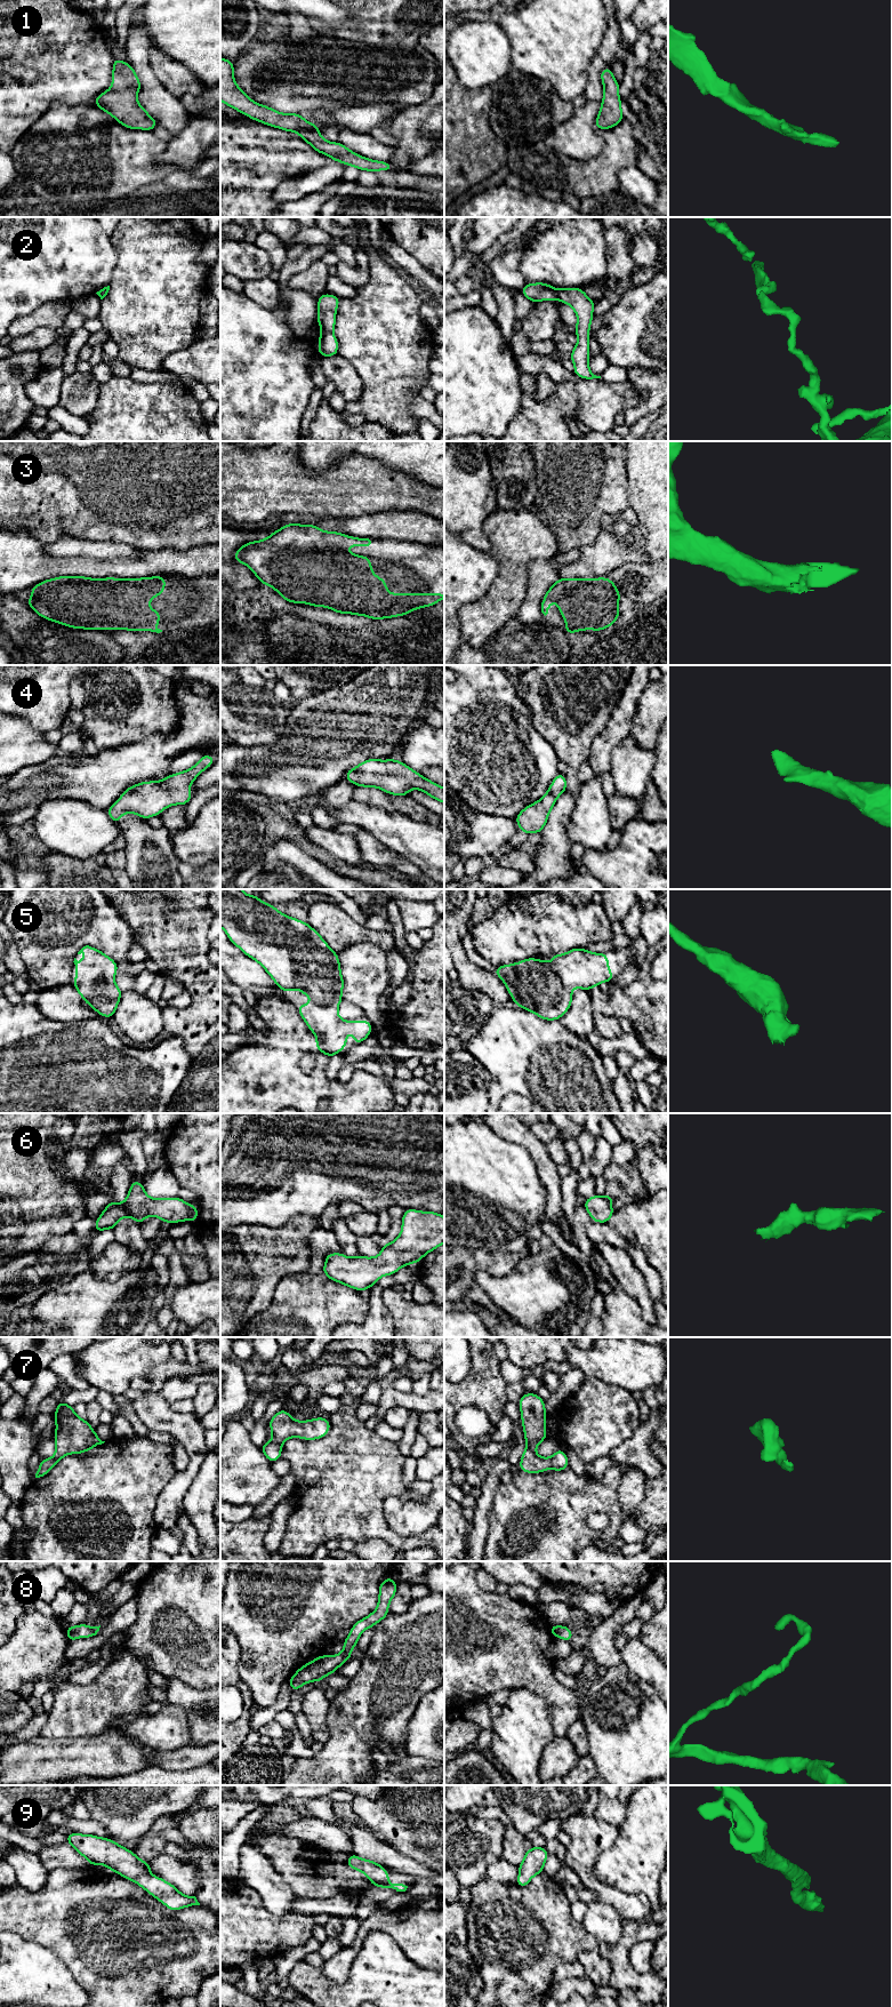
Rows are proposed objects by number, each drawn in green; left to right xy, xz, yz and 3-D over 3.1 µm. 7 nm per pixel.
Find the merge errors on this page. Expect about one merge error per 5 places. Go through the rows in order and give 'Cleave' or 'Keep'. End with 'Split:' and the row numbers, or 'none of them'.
1: Keep
2: Cleave
3: Keep
4: Keep
5: Keep
6: Keep
7: Keep
8: Keep
9: Keep
Split: 2

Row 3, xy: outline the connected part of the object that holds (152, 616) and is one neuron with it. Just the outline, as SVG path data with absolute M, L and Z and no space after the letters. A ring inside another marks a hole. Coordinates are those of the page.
M59 576L46 579L33 587L32 593L26 603L39 616L70 626L72 629L86 630L130 630L151 631L160 633L162 630L155 626L161 621L161 614L155 609L151 609L148 603L153 597L160 597L166 587L164 576L143 577L143 578L89 578L83 576Z

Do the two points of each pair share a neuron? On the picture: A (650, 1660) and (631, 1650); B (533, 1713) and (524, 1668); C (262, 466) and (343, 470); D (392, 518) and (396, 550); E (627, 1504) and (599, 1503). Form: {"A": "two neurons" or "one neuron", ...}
{"A": "one neuron", "B": "two neurons", "C": "one neuron", "D": "two neurons", "E": "two neurons"}

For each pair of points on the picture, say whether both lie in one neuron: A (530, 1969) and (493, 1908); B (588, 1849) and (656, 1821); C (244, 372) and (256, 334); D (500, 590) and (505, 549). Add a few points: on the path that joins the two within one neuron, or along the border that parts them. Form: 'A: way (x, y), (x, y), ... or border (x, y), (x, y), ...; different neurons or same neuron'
A: way (516, 1954), (516, 1936), (505, 1922); same neuron
B: border (619, 1826), (617, 1840), (599, 1855); different neurons
C: way (251, 362), (256, 358), (256, 343); same neuron
D: way (505, 580), (505, 559); same neuron

